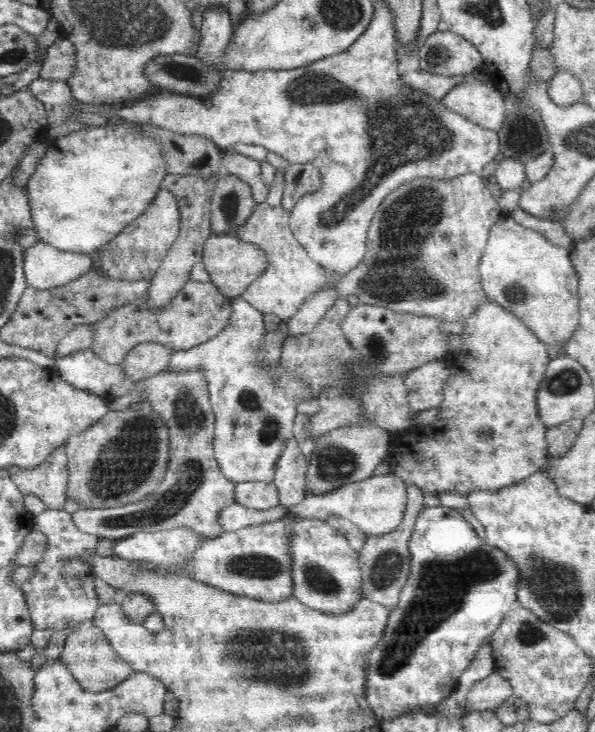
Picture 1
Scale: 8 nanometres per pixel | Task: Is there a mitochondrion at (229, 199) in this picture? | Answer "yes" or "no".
yes

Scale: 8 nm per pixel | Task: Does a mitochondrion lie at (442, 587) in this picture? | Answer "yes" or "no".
yes

